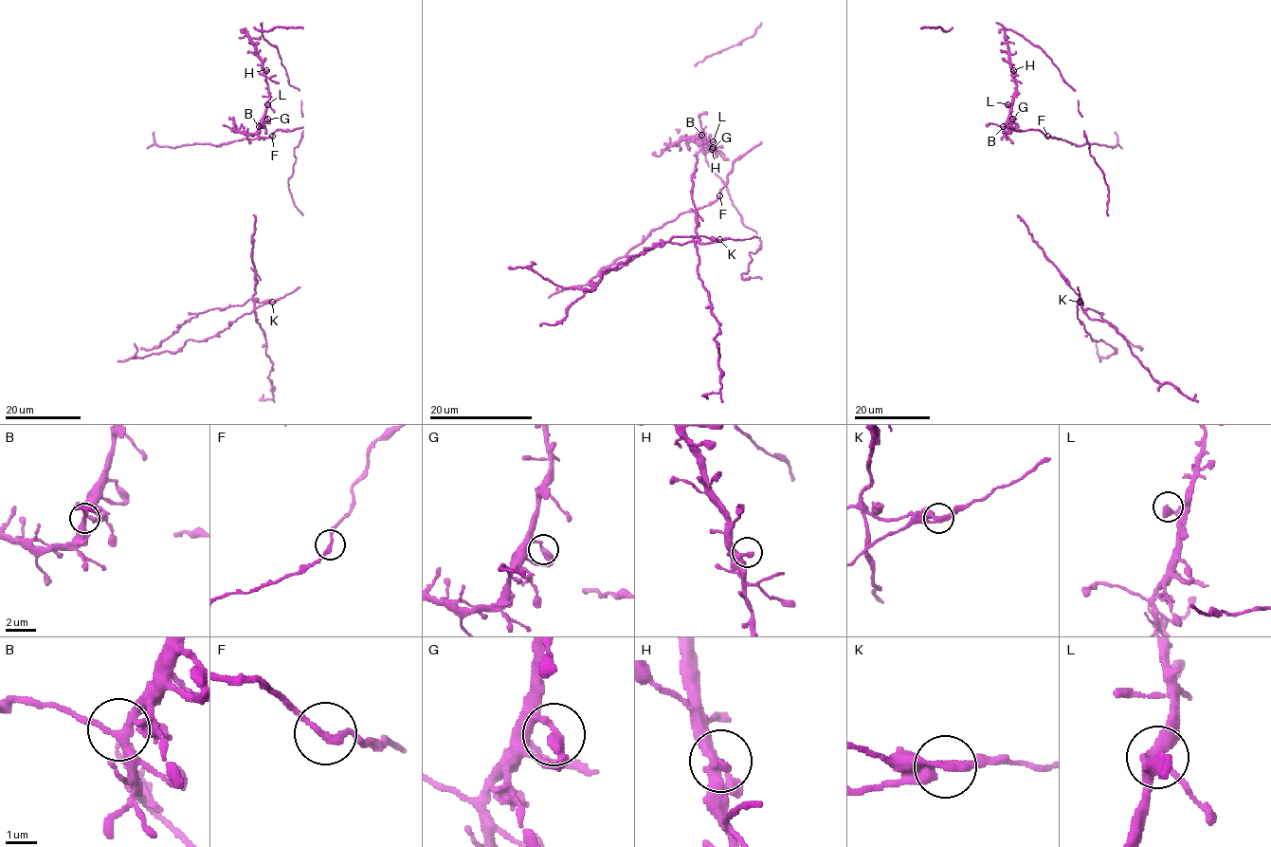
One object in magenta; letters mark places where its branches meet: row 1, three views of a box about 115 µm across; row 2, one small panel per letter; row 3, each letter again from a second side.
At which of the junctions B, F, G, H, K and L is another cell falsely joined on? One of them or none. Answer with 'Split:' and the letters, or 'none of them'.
Split: K

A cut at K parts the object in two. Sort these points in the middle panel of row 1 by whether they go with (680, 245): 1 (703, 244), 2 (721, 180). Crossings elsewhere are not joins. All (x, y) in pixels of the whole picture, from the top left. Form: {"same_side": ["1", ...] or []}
{"same_side": ["1"]}

